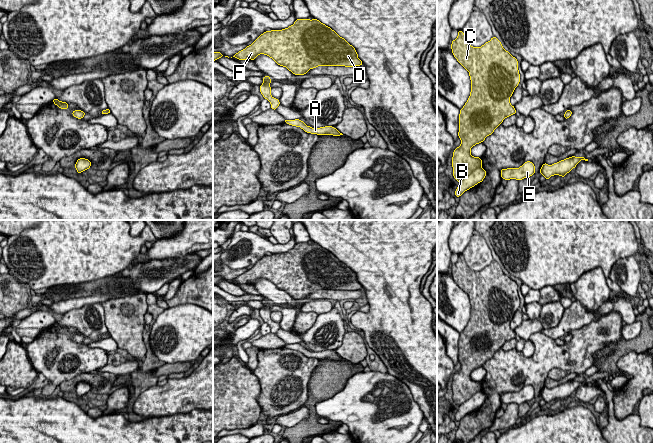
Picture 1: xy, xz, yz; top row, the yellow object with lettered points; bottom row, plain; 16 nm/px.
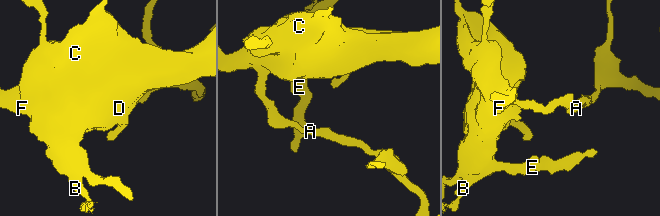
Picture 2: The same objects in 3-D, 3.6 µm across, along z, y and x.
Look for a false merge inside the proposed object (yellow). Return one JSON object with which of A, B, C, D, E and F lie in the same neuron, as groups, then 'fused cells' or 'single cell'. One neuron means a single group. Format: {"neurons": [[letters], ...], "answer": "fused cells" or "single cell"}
{"neurons": [["A"], ["B", "C", "D", "E", "F"]], "answer": "fused cells"}

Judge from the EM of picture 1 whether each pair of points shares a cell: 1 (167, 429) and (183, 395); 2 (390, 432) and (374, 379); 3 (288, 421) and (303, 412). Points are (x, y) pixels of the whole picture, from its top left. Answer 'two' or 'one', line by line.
1: two
2: one
3: one

